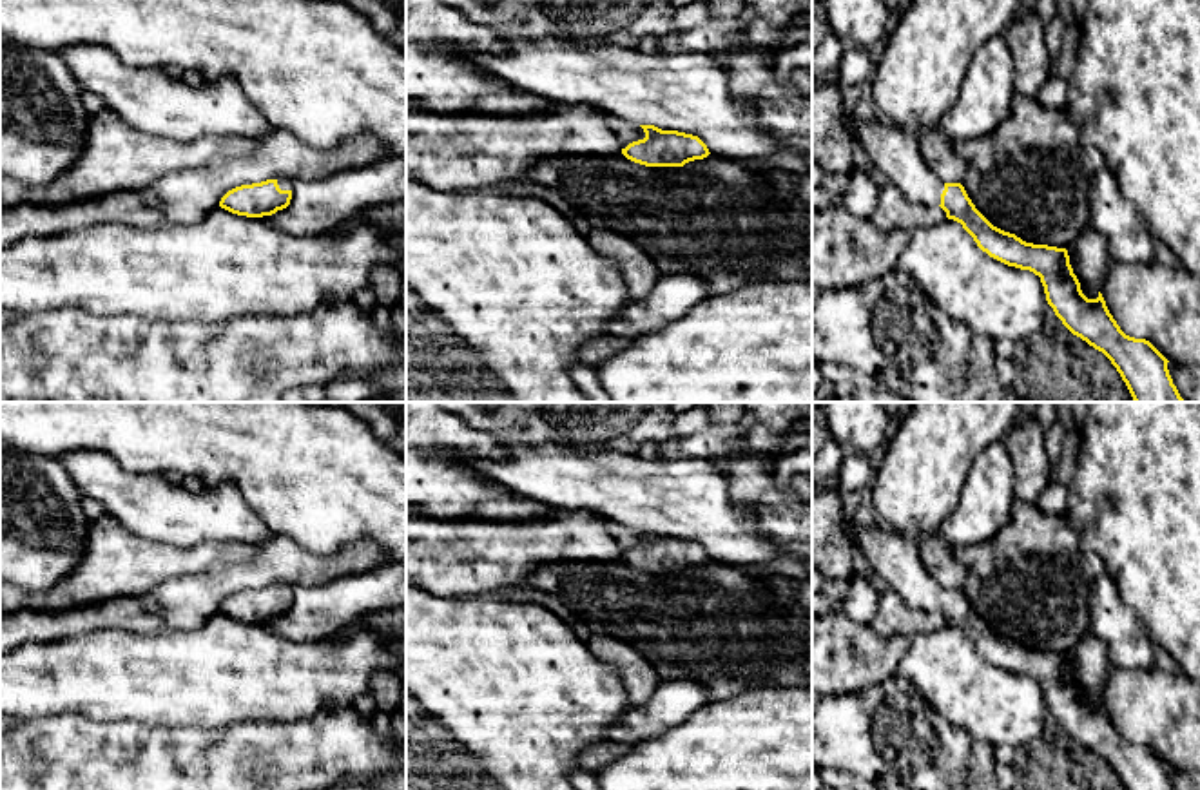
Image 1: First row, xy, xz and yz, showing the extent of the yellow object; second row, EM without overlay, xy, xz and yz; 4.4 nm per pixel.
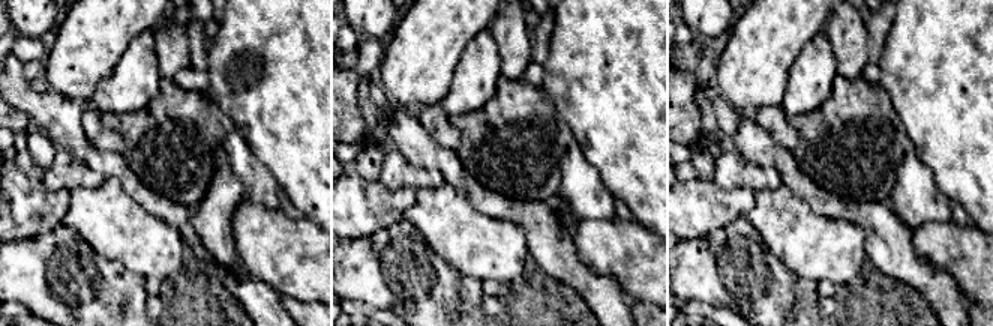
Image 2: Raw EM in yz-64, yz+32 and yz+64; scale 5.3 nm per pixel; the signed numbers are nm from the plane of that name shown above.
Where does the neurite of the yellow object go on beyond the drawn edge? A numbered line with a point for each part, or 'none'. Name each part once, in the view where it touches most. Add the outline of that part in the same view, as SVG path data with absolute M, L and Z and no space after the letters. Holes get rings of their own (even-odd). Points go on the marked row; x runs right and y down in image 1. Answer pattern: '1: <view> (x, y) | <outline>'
1: yz (894, 151) | M841 111L841 125L856 134L868 159L885 172L910 201L939 207L944 181L935 178L921 156L915 136L885 118L861 121Z

